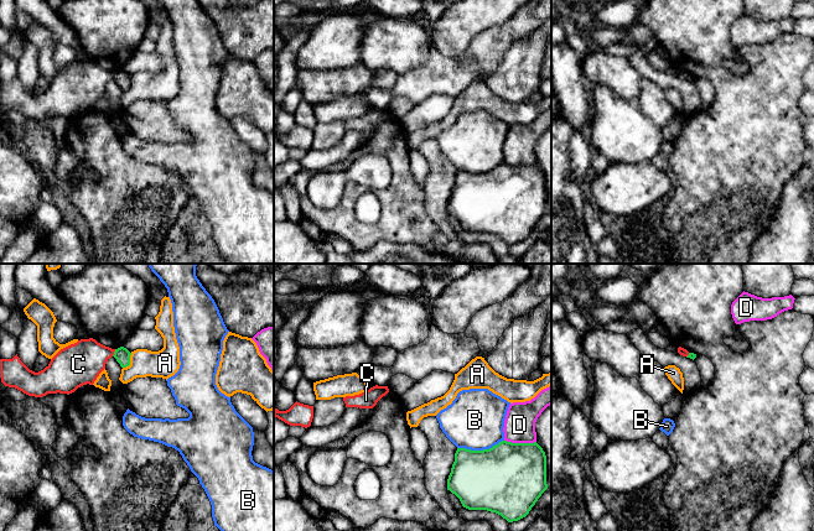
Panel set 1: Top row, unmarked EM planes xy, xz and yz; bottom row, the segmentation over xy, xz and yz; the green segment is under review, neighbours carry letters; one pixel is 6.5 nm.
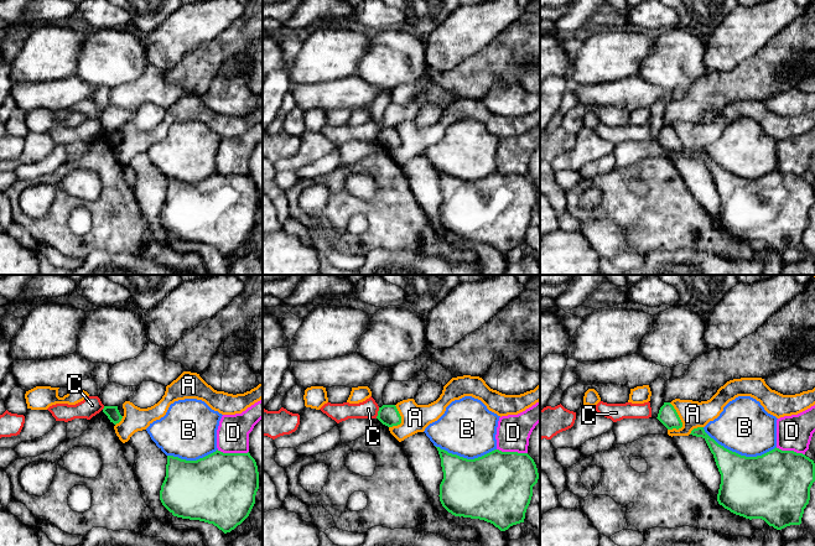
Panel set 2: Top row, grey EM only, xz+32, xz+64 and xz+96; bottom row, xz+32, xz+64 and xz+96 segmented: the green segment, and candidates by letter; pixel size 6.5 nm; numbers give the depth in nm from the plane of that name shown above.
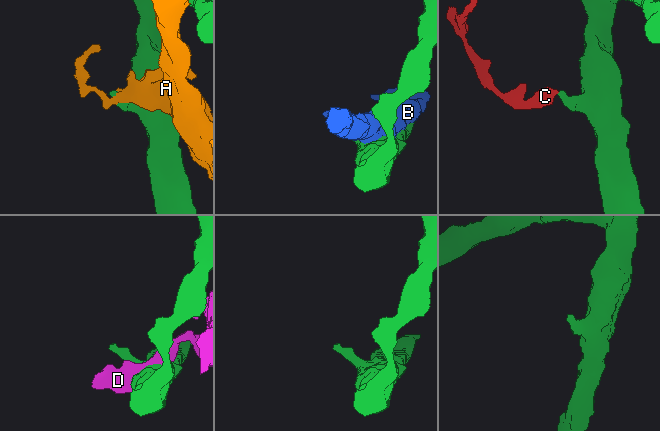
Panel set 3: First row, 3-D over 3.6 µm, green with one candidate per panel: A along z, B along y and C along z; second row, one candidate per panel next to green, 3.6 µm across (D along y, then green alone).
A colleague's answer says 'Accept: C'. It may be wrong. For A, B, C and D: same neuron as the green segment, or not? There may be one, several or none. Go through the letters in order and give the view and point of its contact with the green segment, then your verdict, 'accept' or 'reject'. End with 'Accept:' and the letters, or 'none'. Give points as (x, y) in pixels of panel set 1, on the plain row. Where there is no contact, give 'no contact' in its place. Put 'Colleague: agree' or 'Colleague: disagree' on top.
Colleague: disagree
A: meets green in xy at (129, 84); reject
B: meets green in xz at (480, 173); reject
C: meets green in xy at (114, 76); reject
D: meets green in xz at (520, 166); reject
Accept: none

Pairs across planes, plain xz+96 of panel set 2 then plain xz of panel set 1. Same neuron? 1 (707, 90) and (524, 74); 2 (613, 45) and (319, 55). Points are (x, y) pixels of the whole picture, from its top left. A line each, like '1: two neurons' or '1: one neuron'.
1: two neurons
2: one neuron

